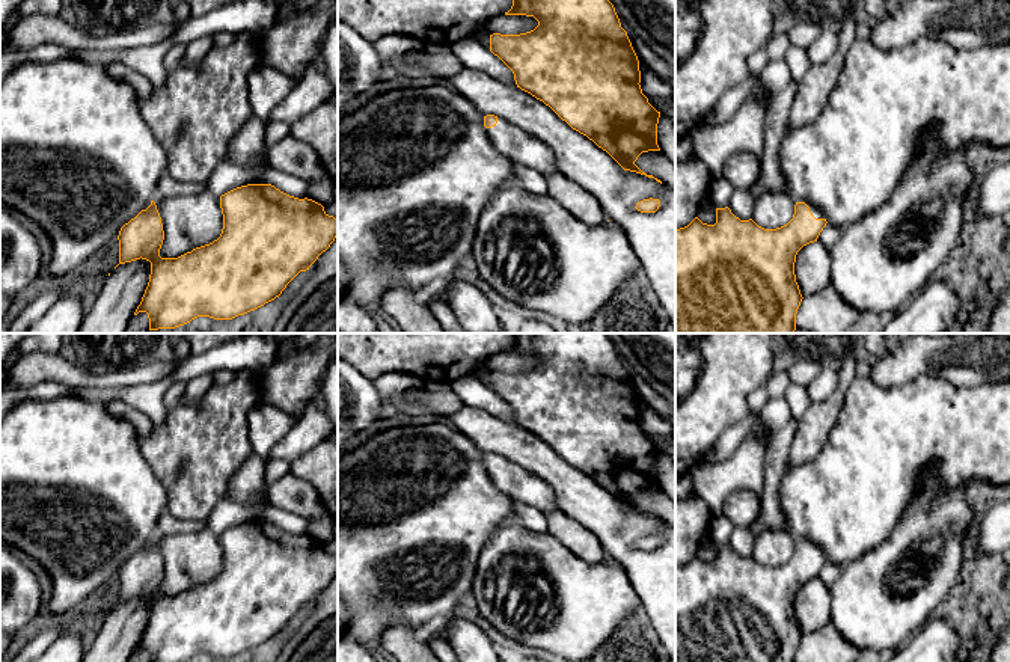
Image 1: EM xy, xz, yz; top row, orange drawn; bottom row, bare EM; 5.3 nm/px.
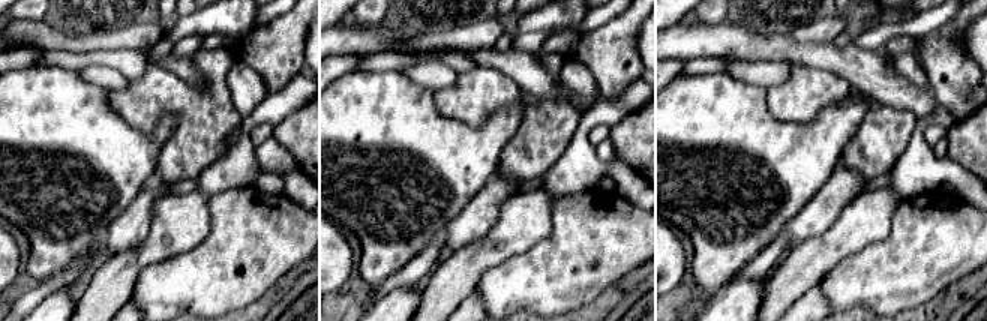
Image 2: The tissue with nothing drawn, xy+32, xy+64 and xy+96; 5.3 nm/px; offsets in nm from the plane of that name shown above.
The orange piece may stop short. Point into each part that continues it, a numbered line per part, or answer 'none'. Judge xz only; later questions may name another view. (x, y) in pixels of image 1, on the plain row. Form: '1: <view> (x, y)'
1: xz (522, 486)

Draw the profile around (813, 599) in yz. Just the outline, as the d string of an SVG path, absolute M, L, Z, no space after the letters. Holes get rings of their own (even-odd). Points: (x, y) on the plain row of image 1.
M820 579L803 584L794 600L796 620L802 635L817 630L831 621L831 590Z

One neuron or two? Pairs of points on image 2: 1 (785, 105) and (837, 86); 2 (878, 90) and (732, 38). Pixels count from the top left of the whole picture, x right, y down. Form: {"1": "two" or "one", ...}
{"1": "one", "2": "one"}

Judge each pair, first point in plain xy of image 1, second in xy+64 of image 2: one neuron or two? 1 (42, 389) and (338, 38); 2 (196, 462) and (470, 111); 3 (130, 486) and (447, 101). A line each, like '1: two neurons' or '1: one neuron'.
1: two neurons
2: one neuron
3: two neurons

